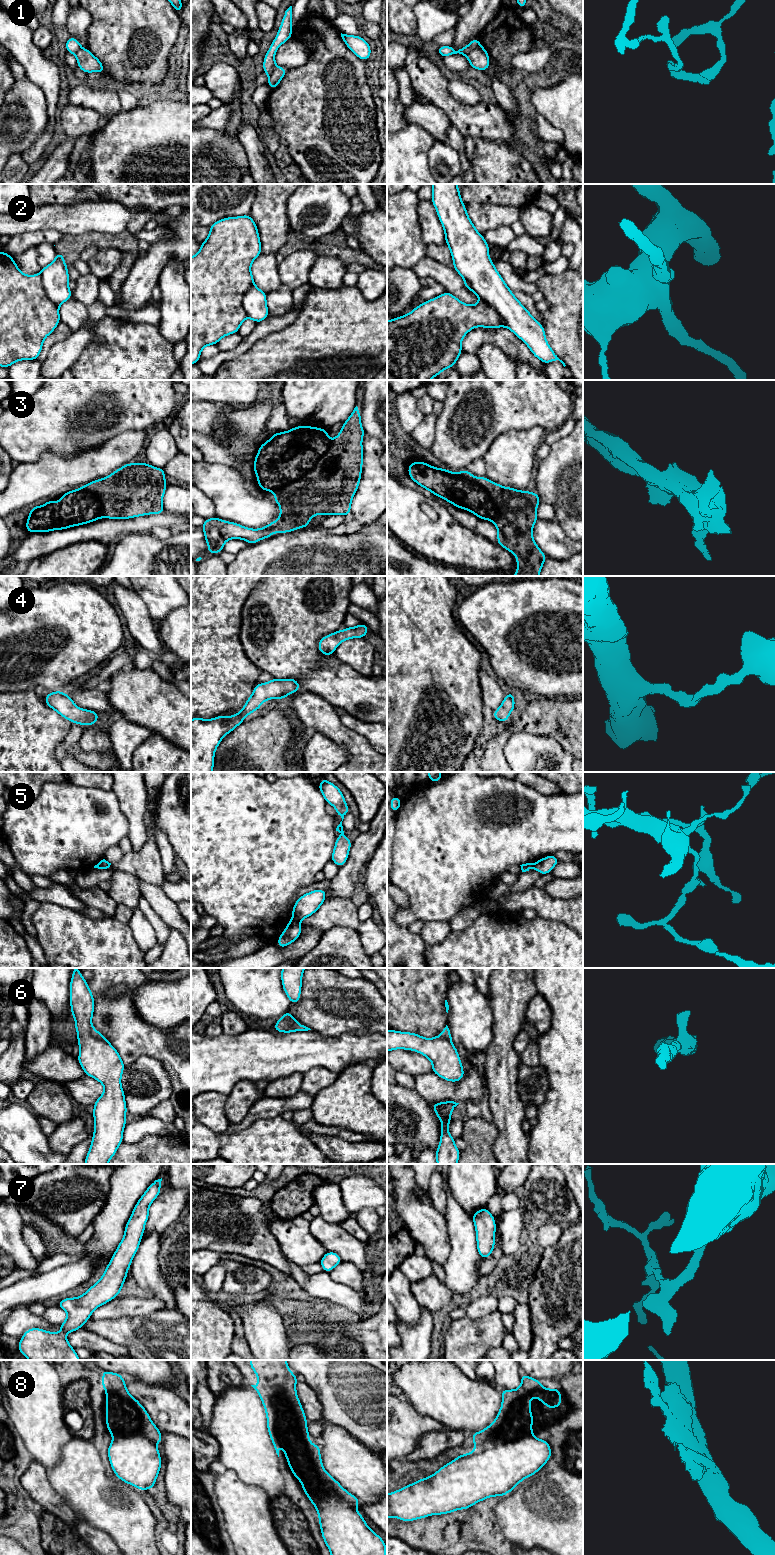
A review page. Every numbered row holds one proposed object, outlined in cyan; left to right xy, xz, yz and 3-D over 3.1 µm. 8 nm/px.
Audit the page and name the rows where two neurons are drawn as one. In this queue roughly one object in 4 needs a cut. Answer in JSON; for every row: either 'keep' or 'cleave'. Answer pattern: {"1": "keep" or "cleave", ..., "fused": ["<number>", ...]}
{"1": "cleave", "2": "cleave", "3": "keep", "4": "keep", "5": "cleave", "6": "keep", "7": "keep", "8": "keep", "fused": ["1", "2", "5"]}

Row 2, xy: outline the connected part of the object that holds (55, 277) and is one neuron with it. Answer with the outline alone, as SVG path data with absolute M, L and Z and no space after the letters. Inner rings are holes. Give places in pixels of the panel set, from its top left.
M56 252L54 261L42 268L41 278L48 298L56 306L59 307L72 297L73 291L68 287L68 267L61 252Z

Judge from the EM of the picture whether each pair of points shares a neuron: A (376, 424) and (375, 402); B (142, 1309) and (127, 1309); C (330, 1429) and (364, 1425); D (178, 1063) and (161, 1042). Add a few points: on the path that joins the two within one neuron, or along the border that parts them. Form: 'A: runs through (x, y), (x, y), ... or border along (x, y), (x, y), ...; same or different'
A: runs through (376, 419), (376, 407); same
B: runs through (138, 1309), (131, 1309); same
C: border along (323, 1421), (345, 1428), (361, 1442); different
D: runs through (174, 1058), (165, 1047); same

